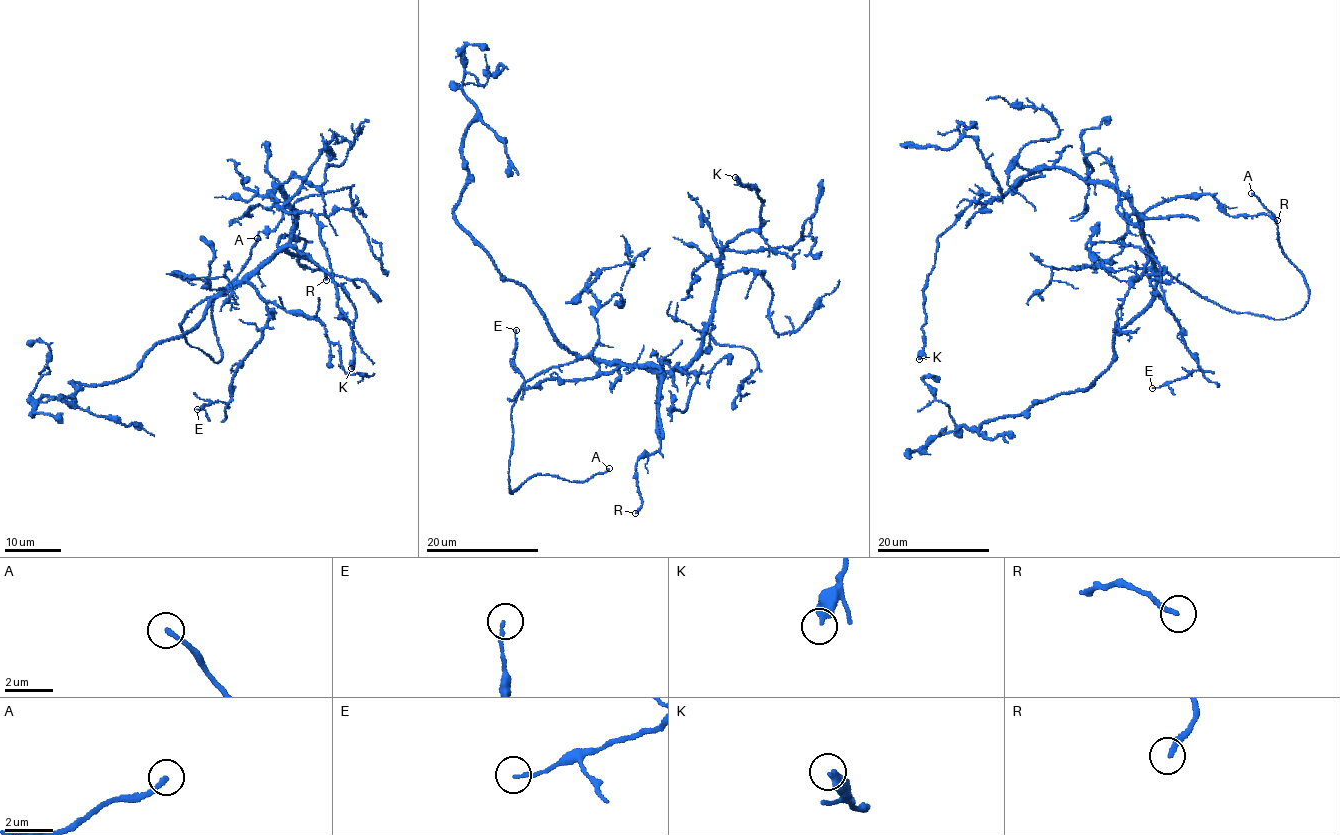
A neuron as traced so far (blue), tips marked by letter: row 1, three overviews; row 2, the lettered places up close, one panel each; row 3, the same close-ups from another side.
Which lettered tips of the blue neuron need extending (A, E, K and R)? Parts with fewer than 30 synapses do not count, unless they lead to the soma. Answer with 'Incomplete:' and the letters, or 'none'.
Incomplete: A

